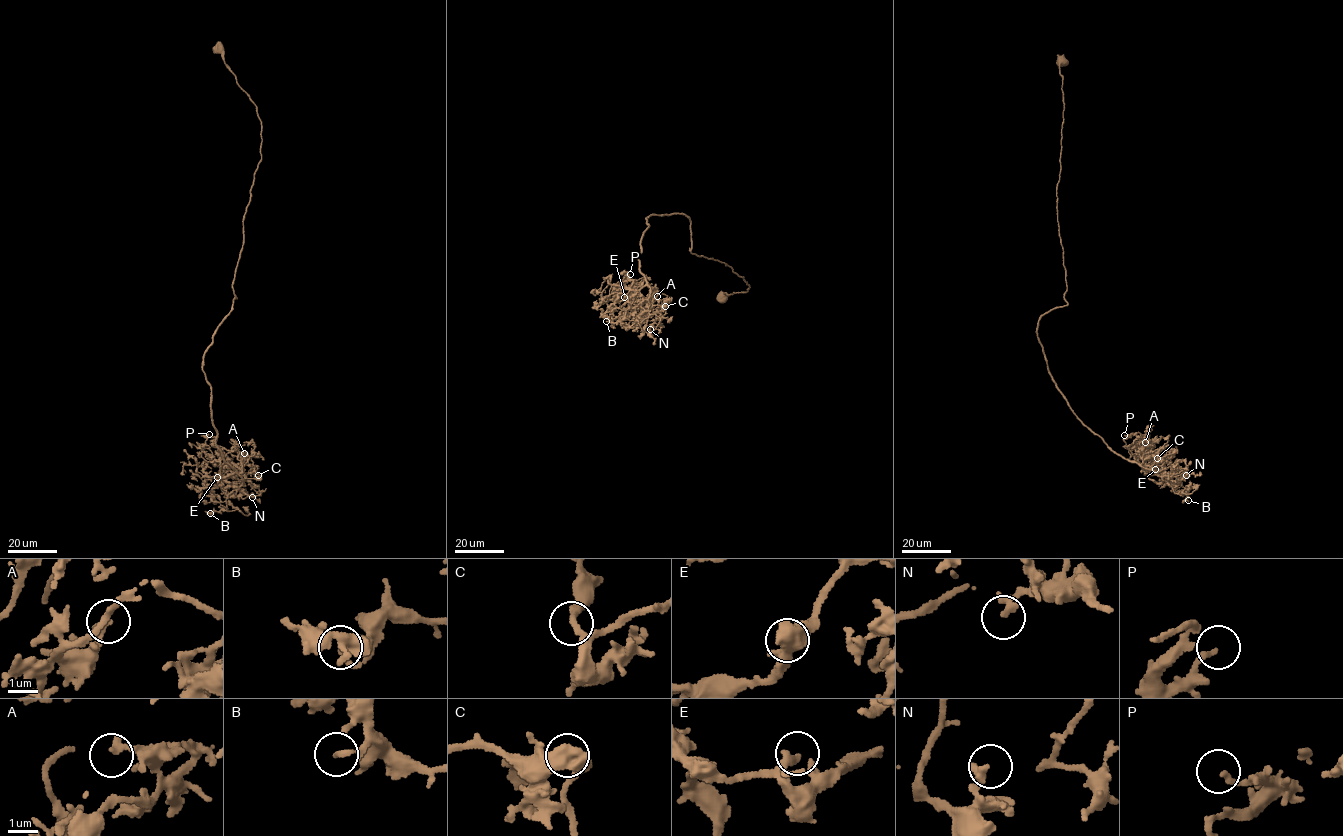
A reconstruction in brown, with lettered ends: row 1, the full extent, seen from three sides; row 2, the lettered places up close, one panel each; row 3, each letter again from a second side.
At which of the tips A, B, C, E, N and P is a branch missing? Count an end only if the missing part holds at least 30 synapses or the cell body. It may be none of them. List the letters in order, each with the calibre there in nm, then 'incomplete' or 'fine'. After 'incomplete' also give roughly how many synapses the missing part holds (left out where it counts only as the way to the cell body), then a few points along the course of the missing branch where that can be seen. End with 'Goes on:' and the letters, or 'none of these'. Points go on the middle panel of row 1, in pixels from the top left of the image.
A: 280 nm | fine
B: 160 nm | fine
C: 190 nm | fine
E: 240 nm | incomplete | 120 syn | (624, 297), (620, 296), (618, 305), (609, 315)
N: 160 nm | fine
P: 180 nm | fine
Goes on: E

